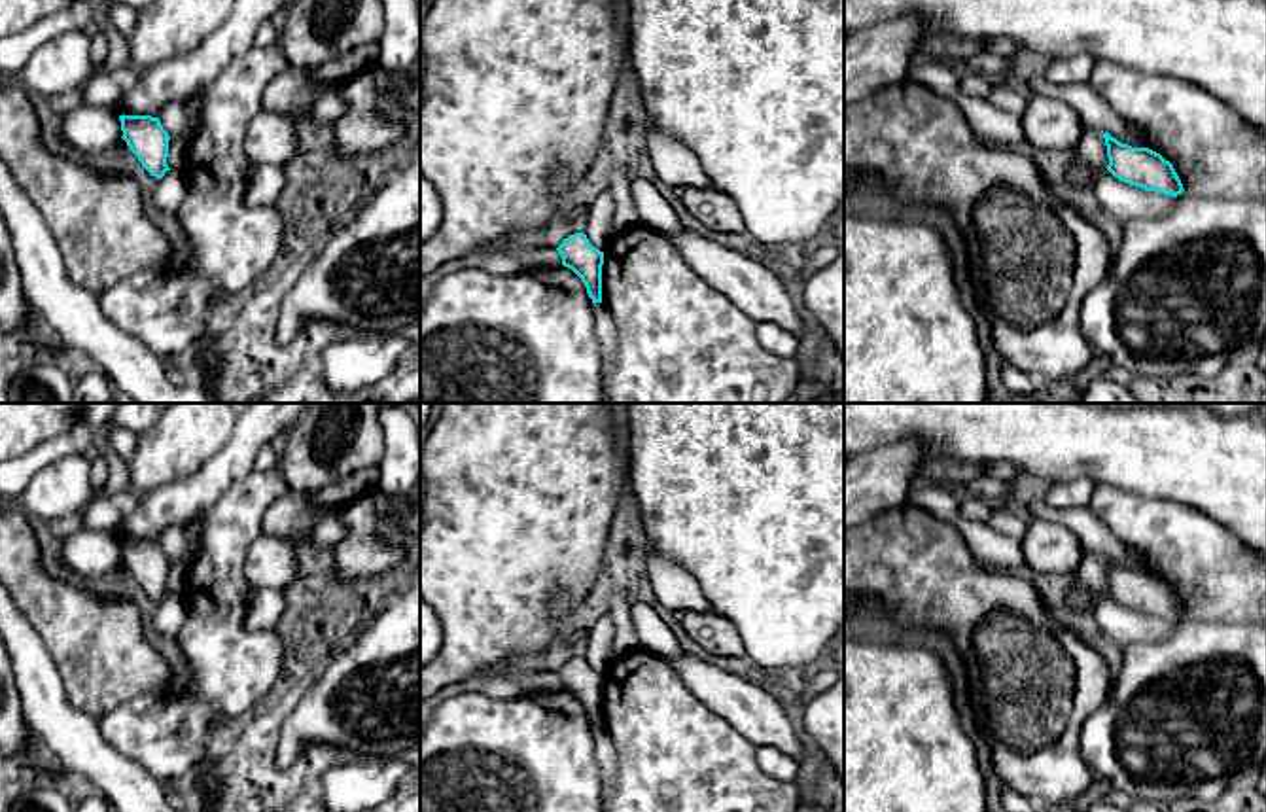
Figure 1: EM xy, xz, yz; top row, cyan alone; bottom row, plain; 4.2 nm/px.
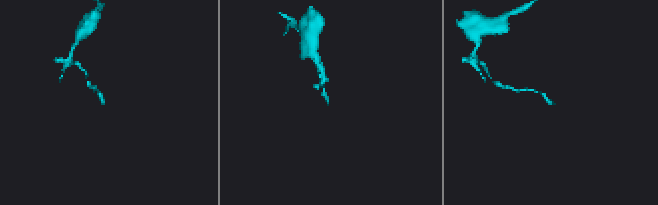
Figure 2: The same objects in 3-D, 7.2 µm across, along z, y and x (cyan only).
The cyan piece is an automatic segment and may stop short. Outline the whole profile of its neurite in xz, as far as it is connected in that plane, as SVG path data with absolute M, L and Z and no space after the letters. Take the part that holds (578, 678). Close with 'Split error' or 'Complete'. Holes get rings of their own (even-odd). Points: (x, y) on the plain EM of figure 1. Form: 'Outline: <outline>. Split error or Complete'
Outline: M585 657L570 659L556 674L562 689L581 702L592 727L602 727L604 676L594 672Z. Complete

